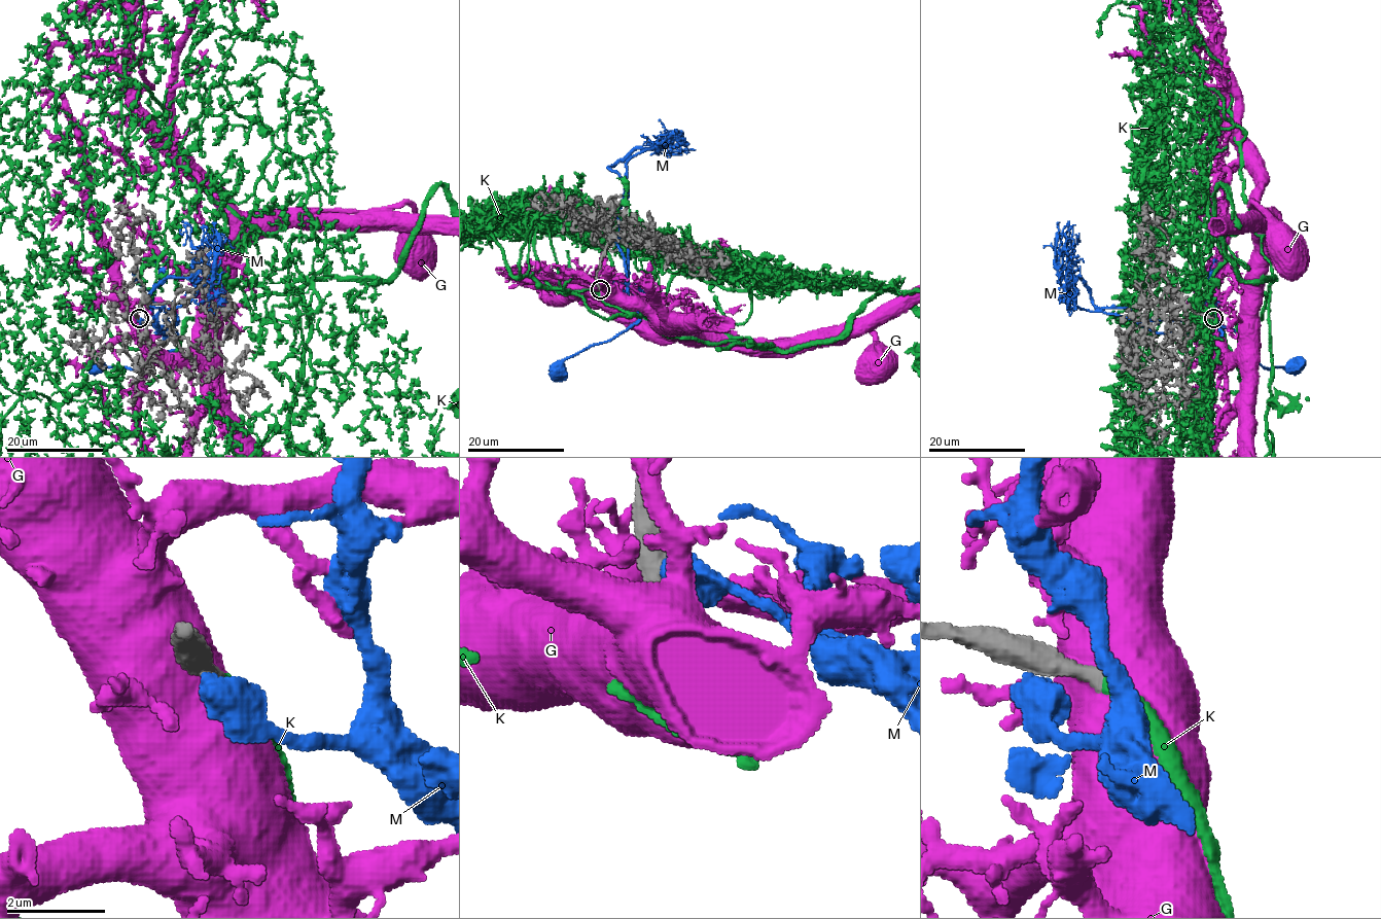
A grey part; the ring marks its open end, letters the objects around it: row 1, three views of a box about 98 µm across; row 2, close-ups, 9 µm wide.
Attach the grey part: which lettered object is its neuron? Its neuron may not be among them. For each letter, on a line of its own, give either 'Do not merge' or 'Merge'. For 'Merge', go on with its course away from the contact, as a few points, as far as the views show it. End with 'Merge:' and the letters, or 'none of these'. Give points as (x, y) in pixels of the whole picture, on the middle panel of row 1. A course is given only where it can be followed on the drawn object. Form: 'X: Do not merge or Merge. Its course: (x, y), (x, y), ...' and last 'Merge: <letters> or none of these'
G: Do not merge
K: Merge
M: Do not merge
Merge: K

